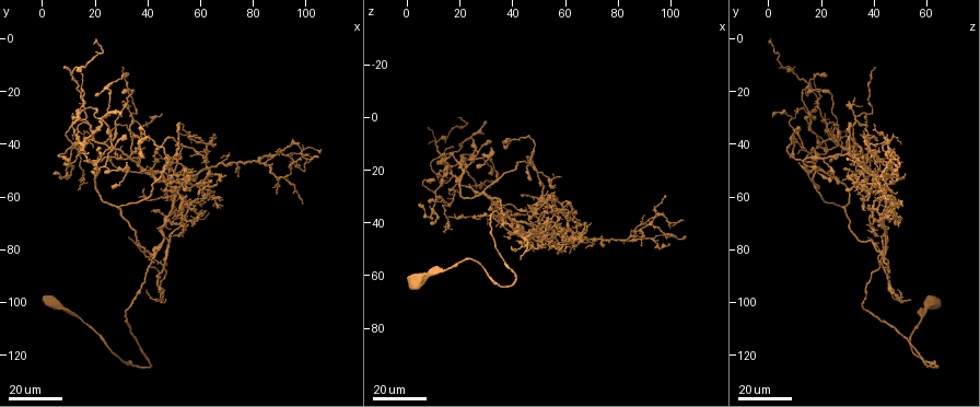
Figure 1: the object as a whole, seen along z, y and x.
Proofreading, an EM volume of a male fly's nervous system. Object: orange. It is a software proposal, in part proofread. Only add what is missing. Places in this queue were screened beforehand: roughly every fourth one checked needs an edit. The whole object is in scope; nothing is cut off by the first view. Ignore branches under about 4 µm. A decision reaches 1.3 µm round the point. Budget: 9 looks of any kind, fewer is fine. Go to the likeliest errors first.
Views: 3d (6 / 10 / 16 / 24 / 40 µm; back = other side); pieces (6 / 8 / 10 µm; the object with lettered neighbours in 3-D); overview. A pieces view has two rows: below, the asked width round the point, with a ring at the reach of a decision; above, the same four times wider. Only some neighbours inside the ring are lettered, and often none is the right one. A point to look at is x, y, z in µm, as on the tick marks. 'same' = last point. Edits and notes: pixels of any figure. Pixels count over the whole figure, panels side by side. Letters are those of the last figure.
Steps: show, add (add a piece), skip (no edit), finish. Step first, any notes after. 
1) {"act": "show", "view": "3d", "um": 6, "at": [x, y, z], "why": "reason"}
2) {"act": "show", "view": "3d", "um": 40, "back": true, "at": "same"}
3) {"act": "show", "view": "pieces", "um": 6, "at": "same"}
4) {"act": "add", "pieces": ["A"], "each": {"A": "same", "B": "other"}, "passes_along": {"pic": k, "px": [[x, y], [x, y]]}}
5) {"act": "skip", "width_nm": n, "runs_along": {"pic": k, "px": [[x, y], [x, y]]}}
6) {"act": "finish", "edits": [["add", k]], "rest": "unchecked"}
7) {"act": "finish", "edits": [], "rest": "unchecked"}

{"act": "show", "view": "3d", "um": 24, "at": [43, 42, 29]}

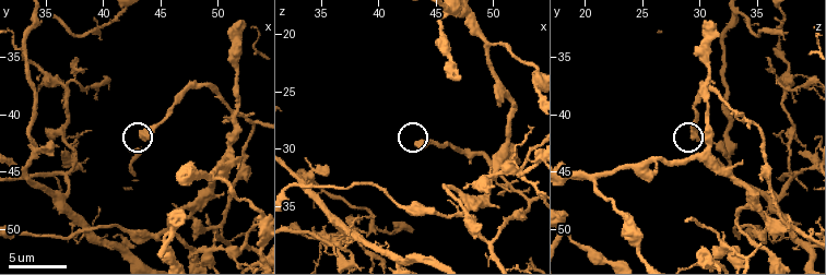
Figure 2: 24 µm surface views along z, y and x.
{"act": "show", "view": "pieces", "um": 10, "at": [43.4, 42.0, 29.4]}

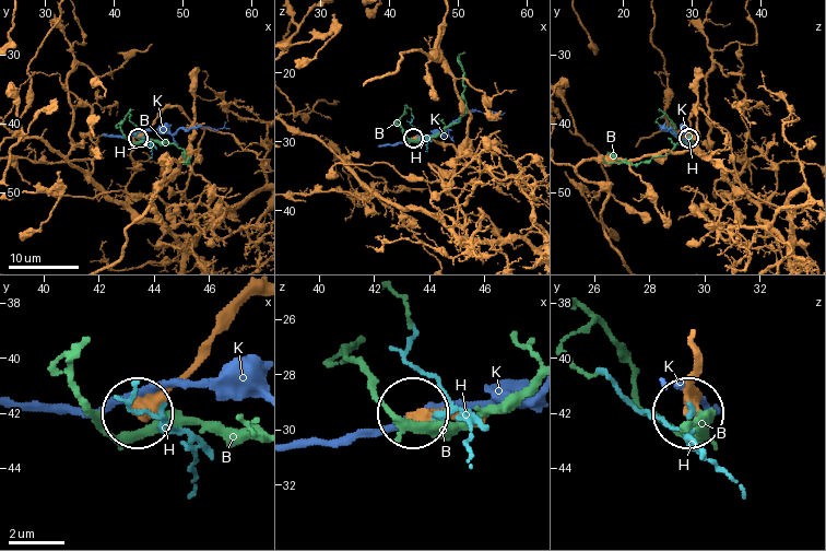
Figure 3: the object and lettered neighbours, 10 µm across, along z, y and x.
{"act": "skip", "each": {"B": "other", "H": "other", "K": "other"}, "found": "none of them fits"}

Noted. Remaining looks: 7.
{"act": "show", "view": "3d", "um": 24, "at": [57, 61, 46], "why": "branch stops here"}

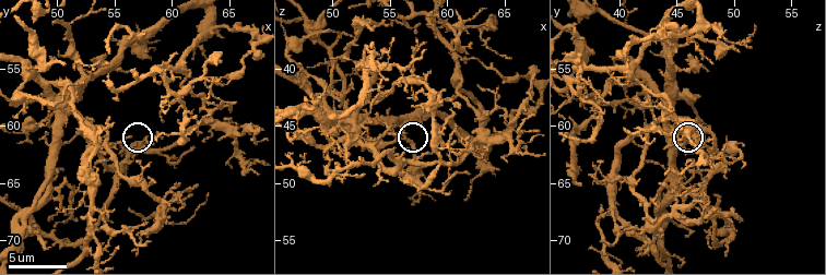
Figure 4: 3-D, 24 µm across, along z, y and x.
{"act": "show", "view": "3d", "um": 10, "at": [56.4, 61.0, 45.6]}

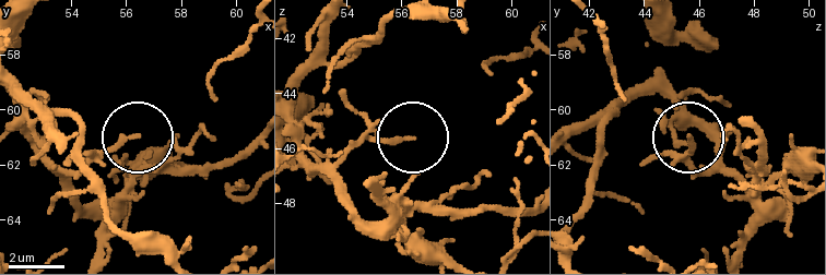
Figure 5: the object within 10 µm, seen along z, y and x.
{"act": "show", "view": "pieces", "um": 10, "at": [56.3, 61.0, 45.7], "why": "see the neighbours"}

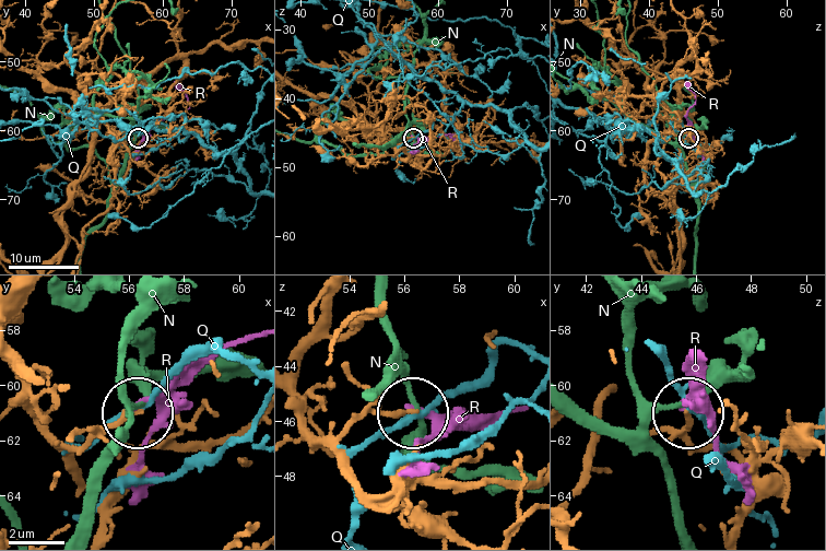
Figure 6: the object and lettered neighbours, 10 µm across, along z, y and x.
{"act": "skip", "each": {"N": "other", "Q": "other", "R": "other"}, "runs_along": {"pic": 6, "px": [[297, 412], [325, 434], [346, 432], [375, 412], [408, 412]]}, "found": "none of them fits"}

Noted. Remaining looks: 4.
{"act": "show", "view": "3d", "um": 16, "at": [98, 45, 30], "why": "thick end"}

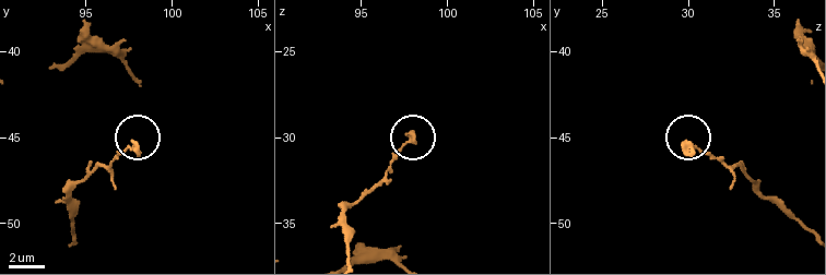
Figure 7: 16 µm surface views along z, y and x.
{"act": "show", "view": "pieces", "um": 10, "at": [97.9, 45.4, 29.9]}

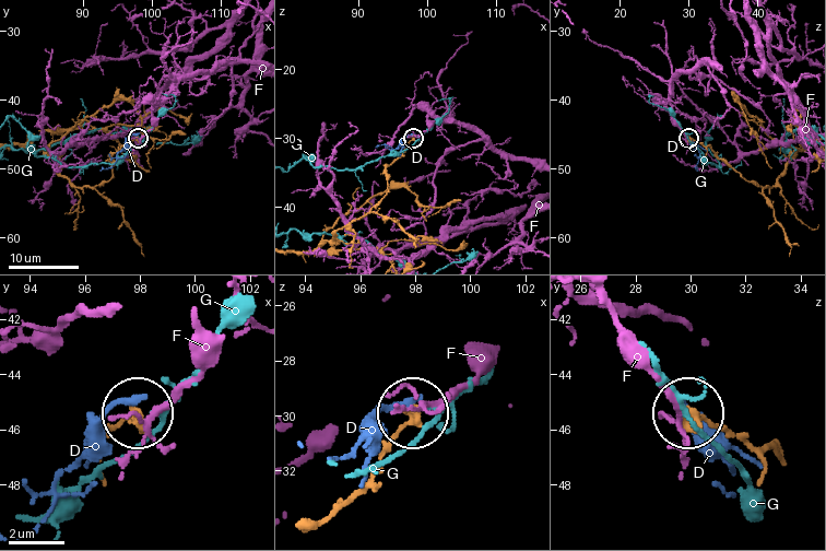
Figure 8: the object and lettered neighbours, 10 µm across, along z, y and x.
{"act": "skip", "each": {"D": "other", "F": "other", "G": "other"}, "found": "none of them fits"}

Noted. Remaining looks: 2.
{"act": "show", "view": "3d", "um": 16, "at": [33, 47, 12], "why": "an open end"}

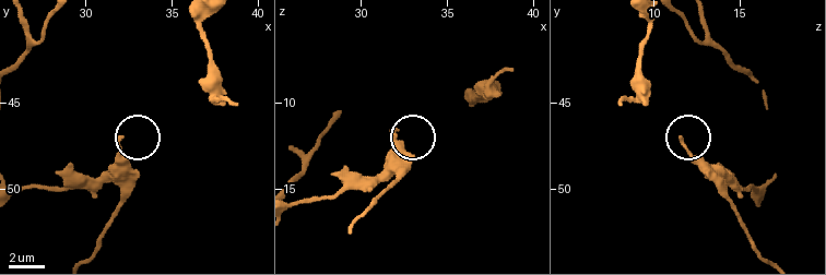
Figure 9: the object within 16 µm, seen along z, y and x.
{"act": "show", "view": "pieces", "um": 10, "at": [31.9, 47.2, 11.8], "why": "see the neighbours"}

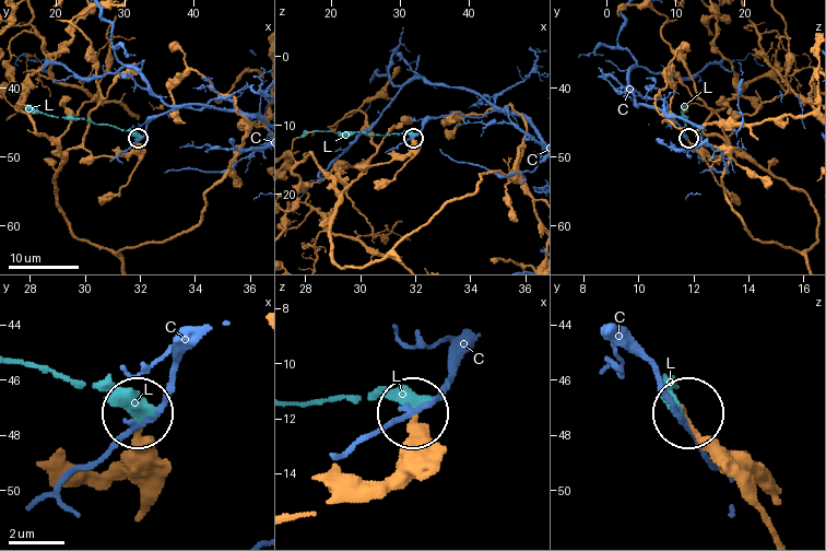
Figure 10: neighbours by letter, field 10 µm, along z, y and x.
{"act": "skip", "each": {"C": "other", "L": "other"}, "found": "no lettered piece goes on from it"}

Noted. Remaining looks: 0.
{"act": "finish", "edits": [], "rest": "unchecked"}

